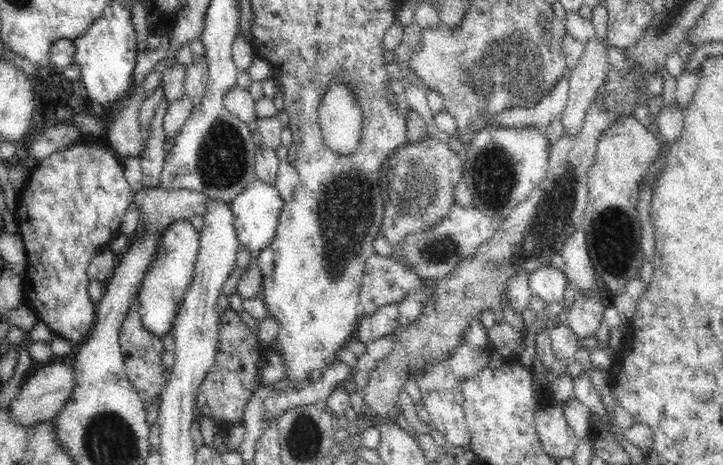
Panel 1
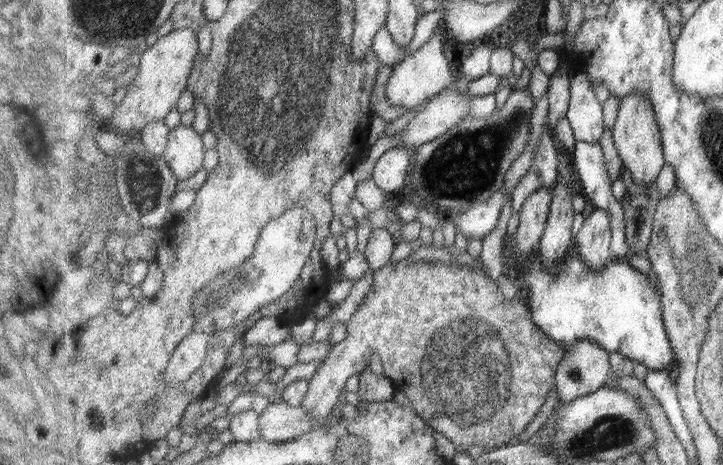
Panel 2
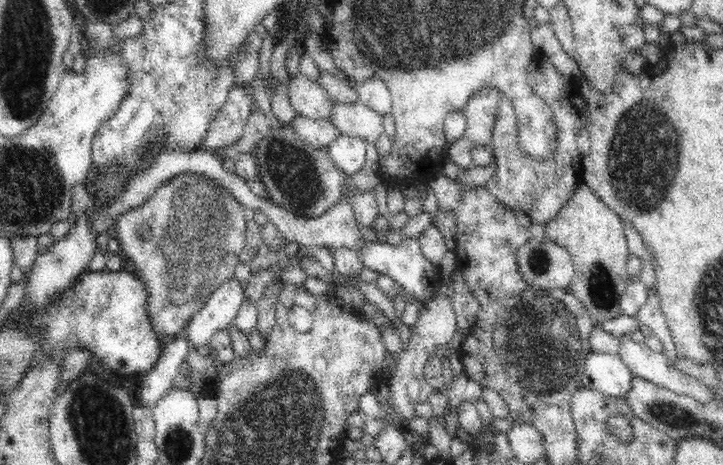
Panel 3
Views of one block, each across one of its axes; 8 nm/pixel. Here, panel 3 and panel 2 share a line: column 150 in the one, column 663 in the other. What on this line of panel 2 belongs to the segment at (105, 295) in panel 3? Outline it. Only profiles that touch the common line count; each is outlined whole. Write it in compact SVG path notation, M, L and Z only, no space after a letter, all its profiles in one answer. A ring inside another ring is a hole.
M539 249L524 263L525 265L520 267L528 285L533 319L539 329L551 339L565 346L571 346L581 340L593 340L601 348L607 349L607 352L619 352L631 360L645 364L650 370L672 370L678 366L678 361L675 360L675 348L671 345L670 334L667 333L667 324L663 318L662 292L652 275L644 276L629 262L618 258L607 264L603 272L595 272L580 258L576 249L573 249L567 260L559 266L559 272L551 272L547 266L543 266Z

